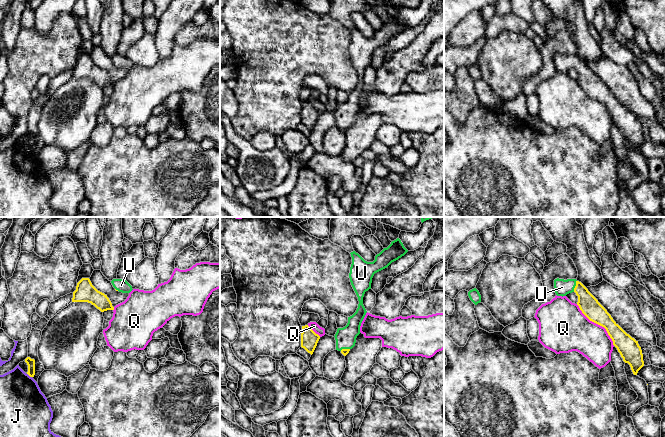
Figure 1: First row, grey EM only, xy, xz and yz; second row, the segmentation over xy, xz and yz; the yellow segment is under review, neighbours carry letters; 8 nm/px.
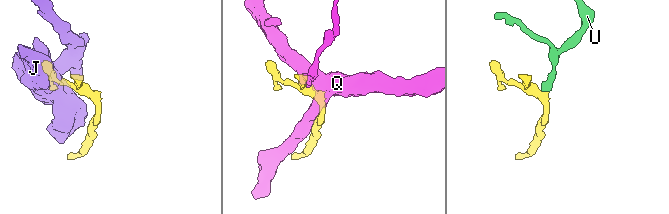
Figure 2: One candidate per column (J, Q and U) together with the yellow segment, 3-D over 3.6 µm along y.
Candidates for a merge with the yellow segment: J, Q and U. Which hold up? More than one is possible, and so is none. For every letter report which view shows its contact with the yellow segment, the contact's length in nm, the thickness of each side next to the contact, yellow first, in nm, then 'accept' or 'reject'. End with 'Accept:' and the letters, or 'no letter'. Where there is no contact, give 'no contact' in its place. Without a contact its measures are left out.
J: meets yellow in xy; contact 50 nm long; 70 nm thick on the yellow side, 360 nm on the other; reject
Q: meets yellow in yz; contact 460 nm long; 160 nm thick on the yellow side, 360 nm on the other; reject
U: meets yellow in yz; contact 100 nm long; 160 nm thick on the yellow side, 130 nm on the other; accept
Accept: U

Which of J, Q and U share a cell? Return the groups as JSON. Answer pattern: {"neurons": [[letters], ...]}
{"neurons": [["J"], ["Q"], ["U"]]}

